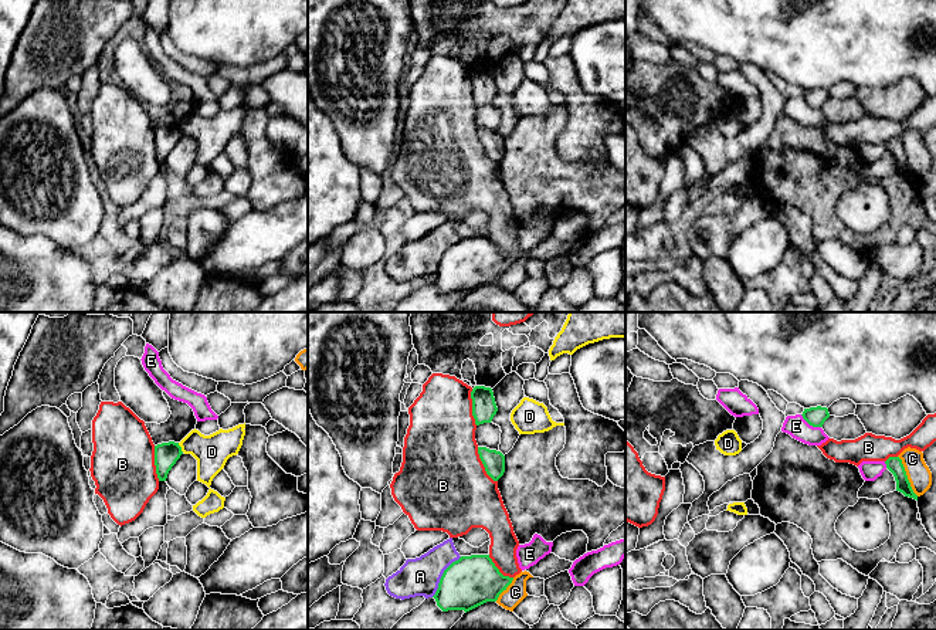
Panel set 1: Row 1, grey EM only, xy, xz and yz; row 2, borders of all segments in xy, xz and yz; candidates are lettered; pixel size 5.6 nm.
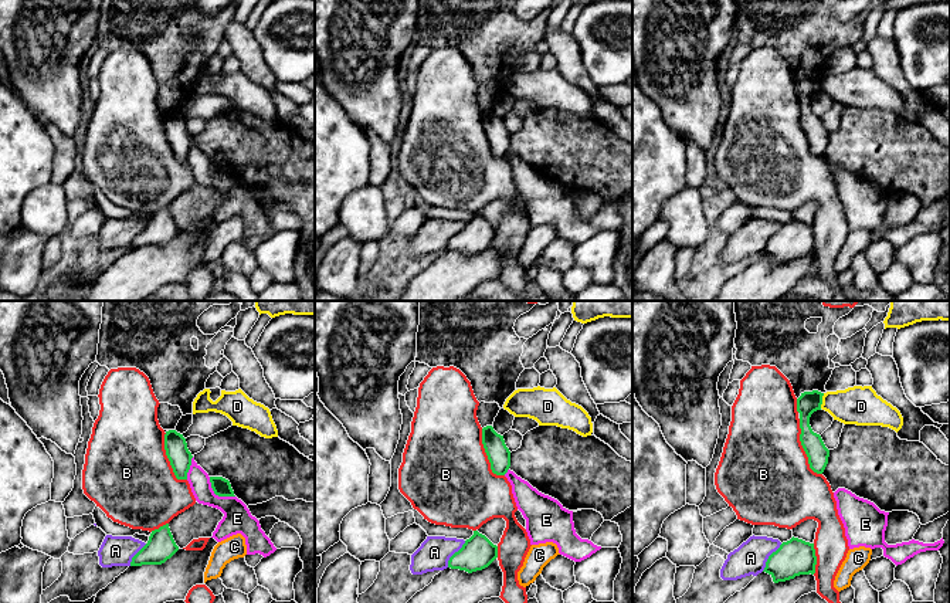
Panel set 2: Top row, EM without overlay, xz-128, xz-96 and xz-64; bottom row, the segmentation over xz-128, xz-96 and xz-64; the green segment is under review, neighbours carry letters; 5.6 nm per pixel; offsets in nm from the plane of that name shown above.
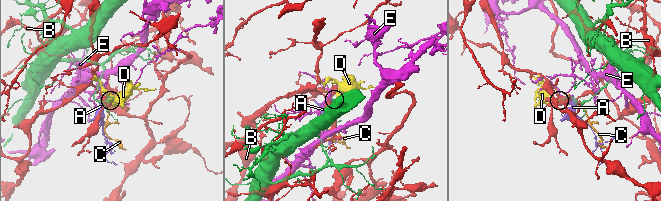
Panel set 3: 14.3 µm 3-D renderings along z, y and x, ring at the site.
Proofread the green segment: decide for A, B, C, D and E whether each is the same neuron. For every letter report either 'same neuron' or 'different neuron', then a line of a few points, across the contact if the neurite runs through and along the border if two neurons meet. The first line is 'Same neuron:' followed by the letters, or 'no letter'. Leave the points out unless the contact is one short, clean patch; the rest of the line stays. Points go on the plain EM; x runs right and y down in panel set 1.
Same neuron: no letter
A: different neuron
B: different neuron
C: different neuron
D: different neuron | xy (177, 125), (183, 134)
E: different neuron

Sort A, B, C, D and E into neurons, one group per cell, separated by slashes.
A / B / C / D / E

